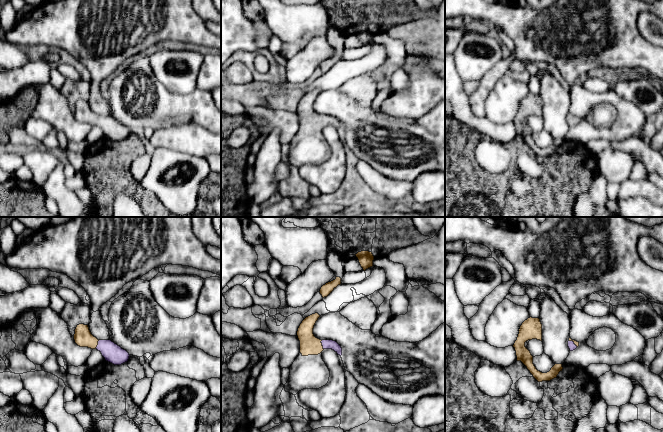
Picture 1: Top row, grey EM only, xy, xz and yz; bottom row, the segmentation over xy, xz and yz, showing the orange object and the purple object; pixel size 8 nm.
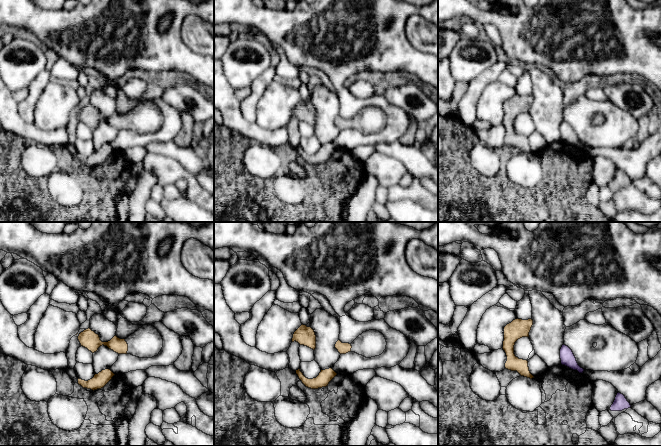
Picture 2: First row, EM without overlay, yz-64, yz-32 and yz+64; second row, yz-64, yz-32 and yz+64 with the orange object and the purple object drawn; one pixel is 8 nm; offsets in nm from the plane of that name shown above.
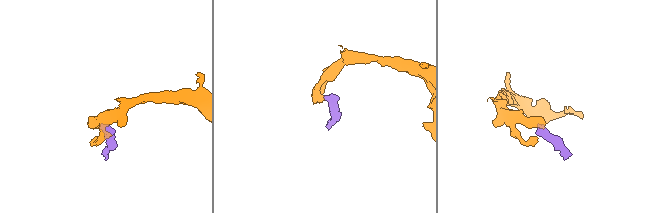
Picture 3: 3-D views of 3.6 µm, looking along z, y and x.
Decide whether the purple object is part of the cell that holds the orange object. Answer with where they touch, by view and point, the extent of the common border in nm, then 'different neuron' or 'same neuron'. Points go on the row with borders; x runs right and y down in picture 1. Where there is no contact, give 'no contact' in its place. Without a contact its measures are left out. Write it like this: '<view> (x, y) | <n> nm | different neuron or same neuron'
xz (321, 345) | 80 nm | same neuron

